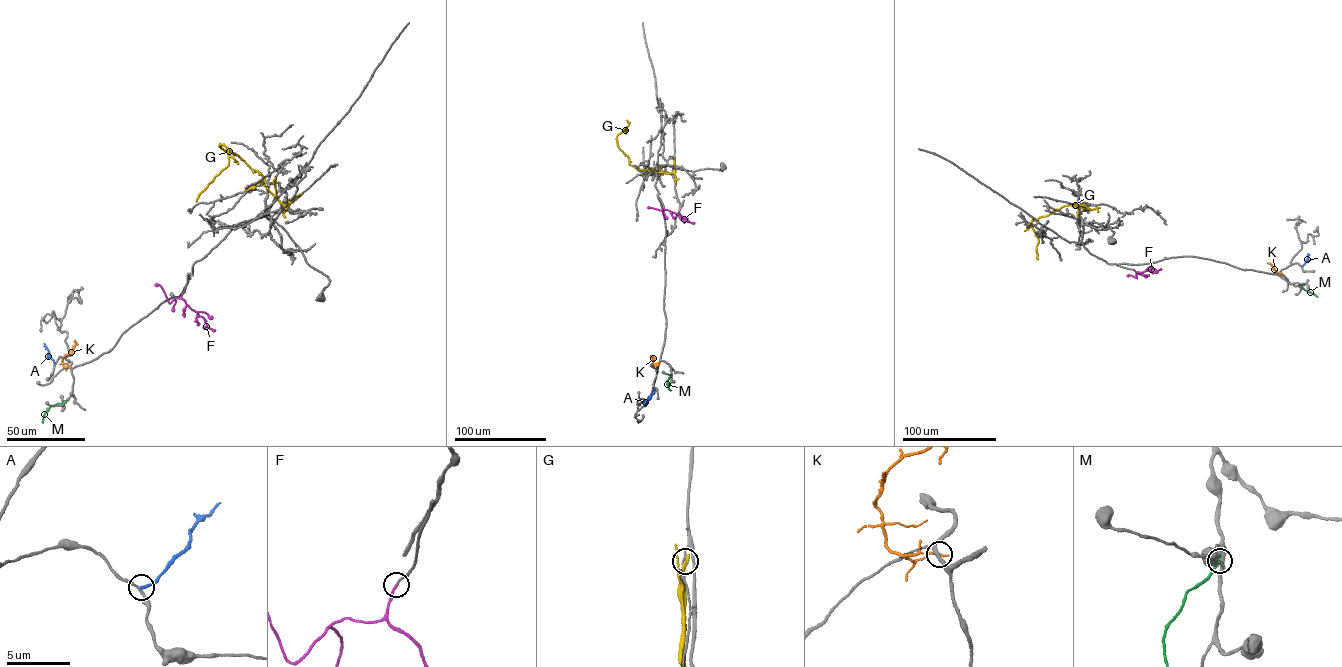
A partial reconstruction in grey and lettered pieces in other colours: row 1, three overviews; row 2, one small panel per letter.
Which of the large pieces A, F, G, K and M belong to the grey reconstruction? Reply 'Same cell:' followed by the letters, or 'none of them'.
Same cell: F

